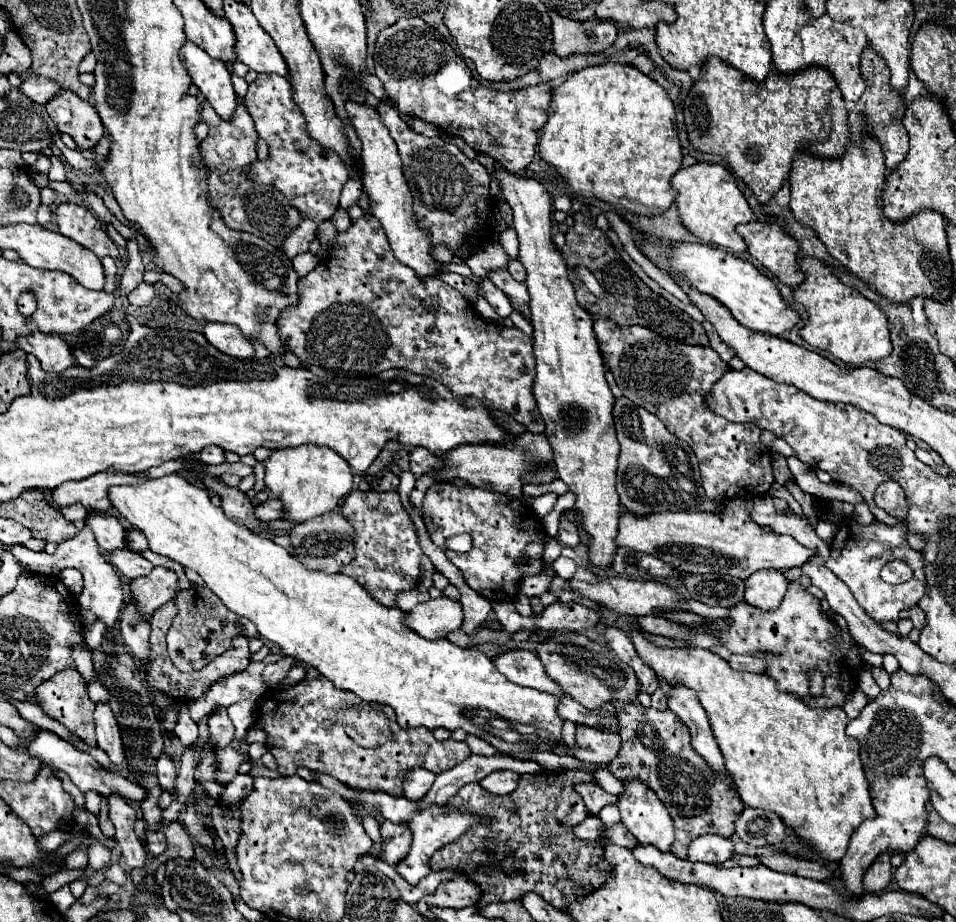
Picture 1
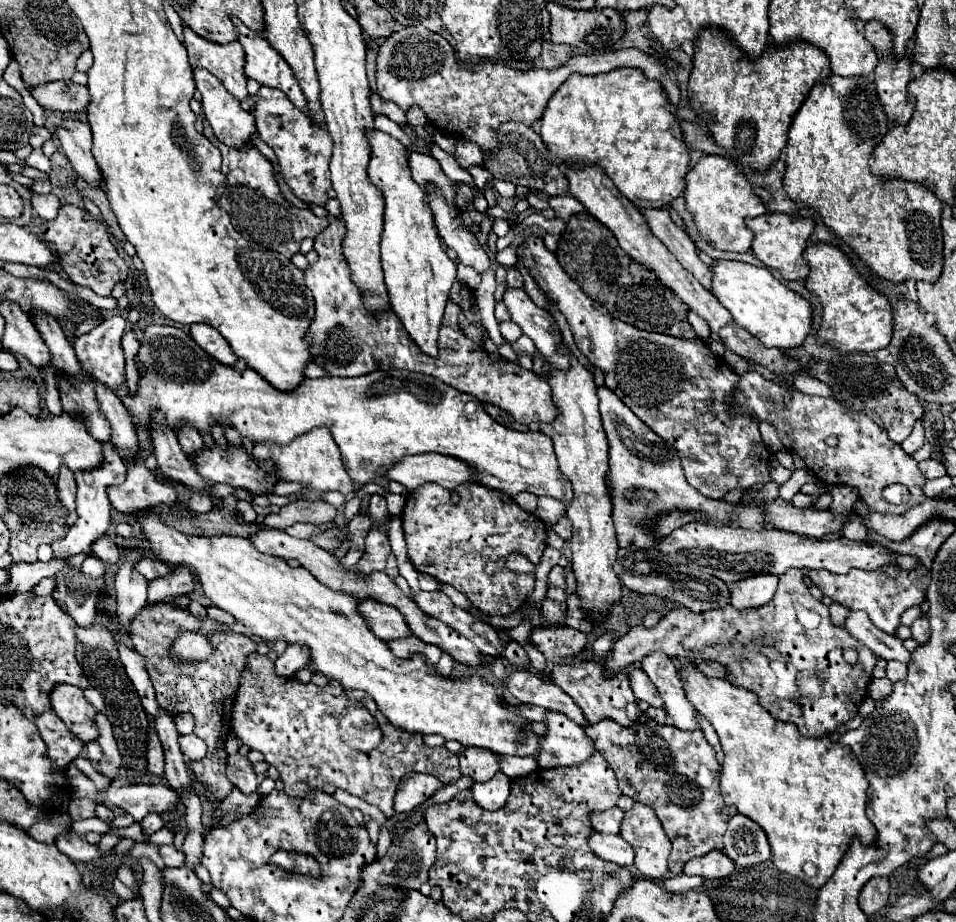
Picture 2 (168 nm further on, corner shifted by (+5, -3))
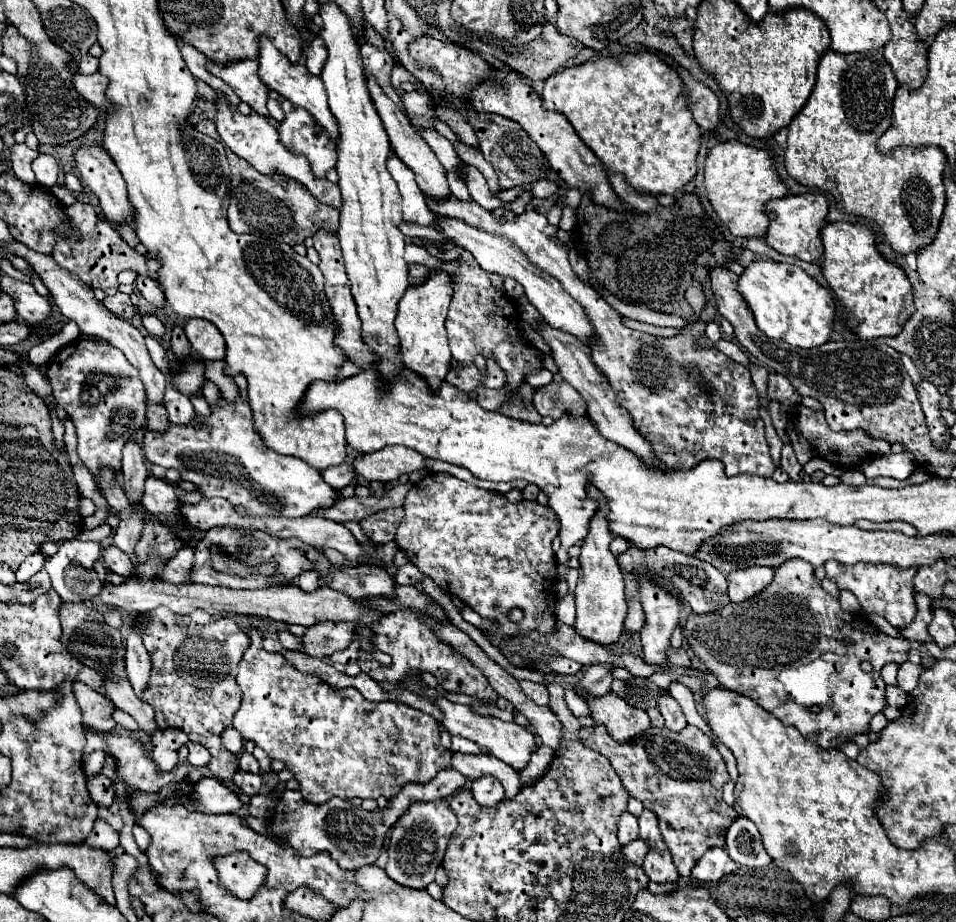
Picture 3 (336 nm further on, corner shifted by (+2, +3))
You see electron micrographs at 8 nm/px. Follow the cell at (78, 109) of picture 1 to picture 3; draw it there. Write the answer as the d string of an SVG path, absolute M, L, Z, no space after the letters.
M83 145L73 157L83 183L97 195L107 219L129 223L131 207L127 205L127 187L107 151L99 145Z

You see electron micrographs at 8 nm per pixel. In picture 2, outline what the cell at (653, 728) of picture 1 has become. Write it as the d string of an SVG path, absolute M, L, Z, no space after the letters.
M642 717L628 729L612 719L604 719L596 725L588 725L584 731L616 773L622 793L656 811L672 841L670 875L682 875L684 865L694 857L702 857L714 849L722 851L722 835L728 819L738 811L736 807L726 807L722 801L720 765L700 729L680 731L678 727L658 725L652 719L648 719L646 725Z

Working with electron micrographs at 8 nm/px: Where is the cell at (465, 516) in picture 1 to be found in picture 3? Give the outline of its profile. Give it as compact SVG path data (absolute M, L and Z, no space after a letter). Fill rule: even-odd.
M427 473L411 487L403 509L405 517L397 529L395 543L407 553L409 561L445 593L457 595L481 617L497 621L499 629L485 631L485 635L513 665L529 665L541 673L549 671L543 659L559 653L539 649L537 645L515 649L503 643L501 637L531 629L549 633L555 627L557 561L551 541L559 533L559 521L553 511L525 499L509 503L497 491L475 487L447 473ZM515 607L525 615L519 623L509 619L509 611Z

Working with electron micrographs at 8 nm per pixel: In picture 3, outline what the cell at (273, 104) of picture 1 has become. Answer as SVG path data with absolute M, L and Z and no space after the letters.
M279 97L279 105L285 113L285 119L277 125L281 143L291 153L305 155L315 177L325 177L327 171L335 167L335 143L307 109L293 105L285 97Z

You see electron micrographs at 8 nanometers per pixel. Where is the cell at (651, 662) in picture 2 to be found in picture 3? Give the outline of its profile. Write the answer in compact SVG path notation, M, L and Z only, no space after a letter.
M639 579L639 593L647 615L645 627L641 629L643 659L647 665L665 671L669 665L667 649L671 647L671 633L679 625L679 601L647 579Z

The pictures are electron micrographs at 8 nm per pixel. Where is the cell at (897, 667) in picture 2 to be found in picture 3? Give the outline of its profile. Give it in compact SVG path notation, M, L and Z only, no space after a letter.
M909 661L901 663L901 665L899 665L899 673L897 673L897 685L899 685L905 693L913 691L915 685L917 685L919 673L921 673L921 665L915 665L915 663L909 663Z

